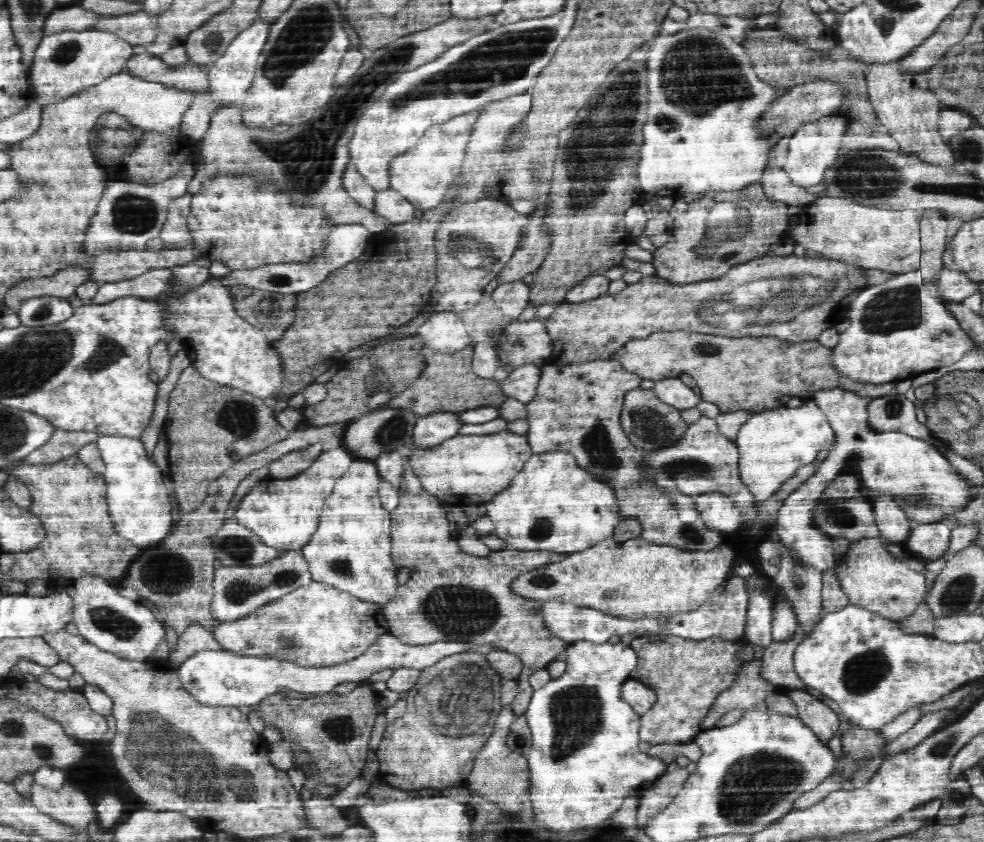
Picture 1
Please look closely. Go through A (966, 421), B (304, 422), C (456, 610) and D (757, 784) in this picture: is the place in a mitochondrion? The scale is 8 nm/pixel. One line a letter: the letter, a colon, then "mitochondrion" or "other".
A: mitochondrion
B: other
C: mitochondrion
D: mitochondrion

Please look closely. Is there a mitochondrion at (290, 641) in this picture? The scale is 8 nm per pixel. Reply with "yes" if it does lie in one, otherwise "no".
yes

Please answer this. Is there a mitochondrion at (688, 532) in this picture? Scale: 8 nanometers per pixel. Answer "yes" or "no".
yes

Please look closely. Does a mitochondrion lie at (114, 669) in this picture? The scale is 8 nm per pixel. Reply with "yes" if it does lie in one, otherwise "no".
no

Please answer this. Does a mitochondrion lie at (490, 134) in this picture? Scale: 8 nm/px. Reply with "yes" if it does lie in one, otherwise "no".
no

